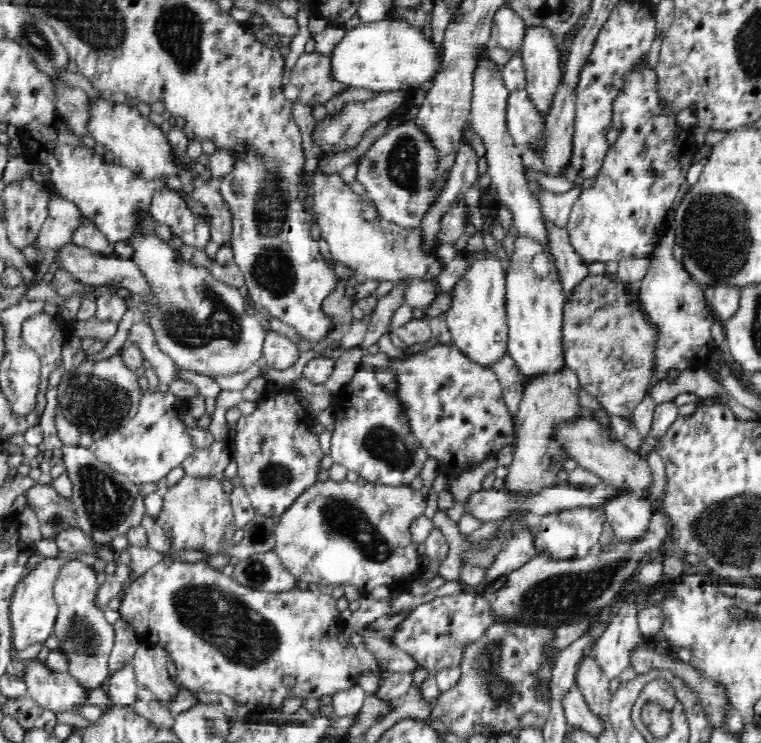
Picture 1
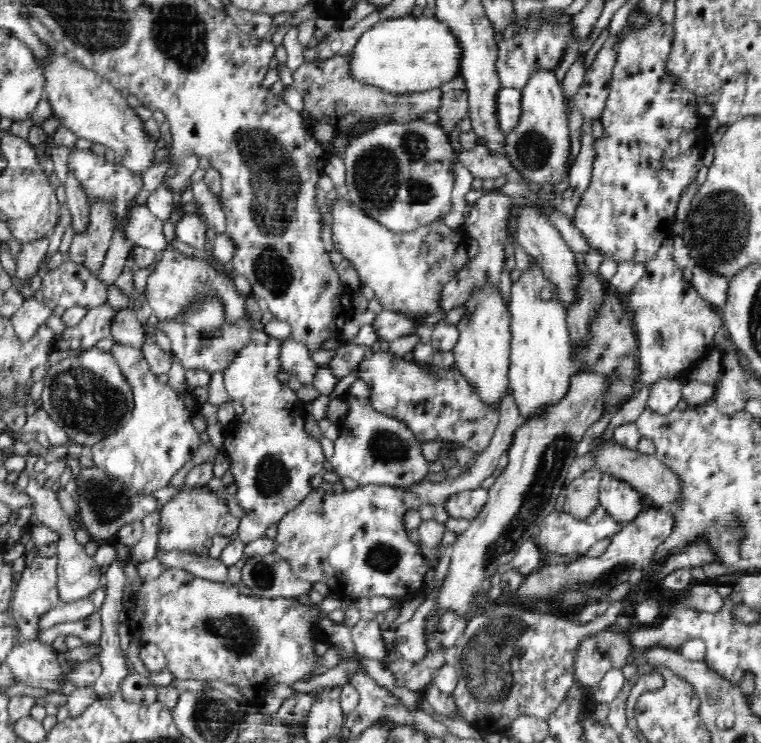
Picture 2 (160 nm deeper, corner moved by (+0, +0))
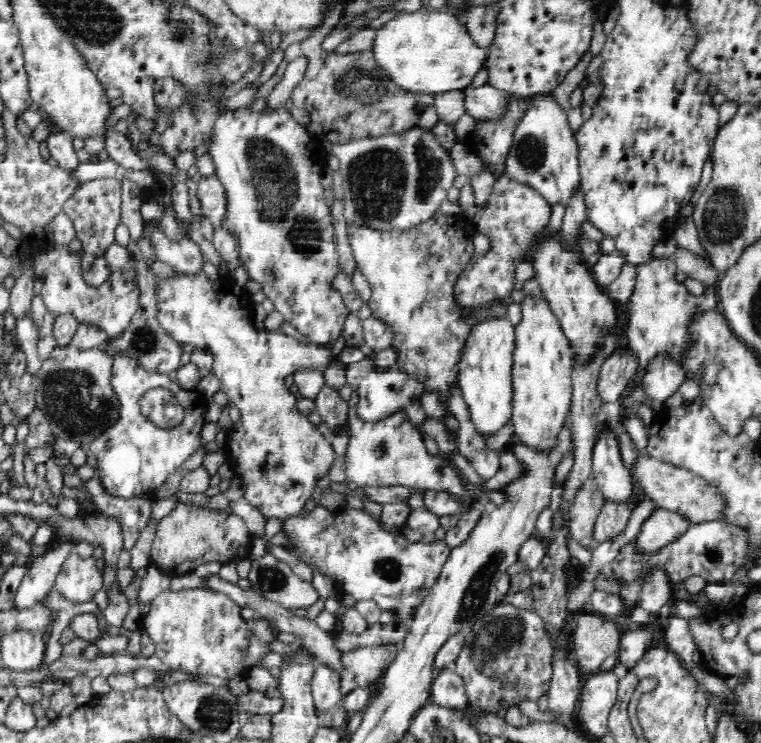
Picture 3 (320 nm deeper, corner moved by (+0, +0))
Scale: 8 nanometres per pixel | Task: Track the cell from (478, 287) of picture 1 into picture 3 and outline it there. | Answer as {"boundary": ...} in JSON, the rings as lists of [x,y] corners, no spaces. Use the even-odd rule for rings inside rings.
{"boundary":[[[508,317],[484,319],[470,328],[458,360],[458,387],[466,401],[471,421],[485,437],[494,436],[512,416],[512,364],[514,327]]]}

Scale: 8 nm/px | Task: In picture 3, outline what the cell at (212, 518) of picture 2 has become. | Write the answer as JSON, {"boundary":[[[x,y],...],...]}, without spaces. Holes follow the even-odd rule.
{"boundary":[[[178,502],[170,515],[158,521],[151,546],[151,562],[164,574],[178,576],[208,562],[226,564],[248,559],[253,541],[246,522],[240,516]]]}

